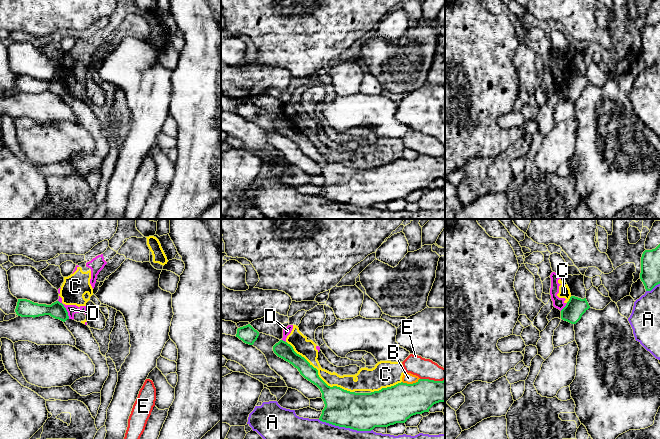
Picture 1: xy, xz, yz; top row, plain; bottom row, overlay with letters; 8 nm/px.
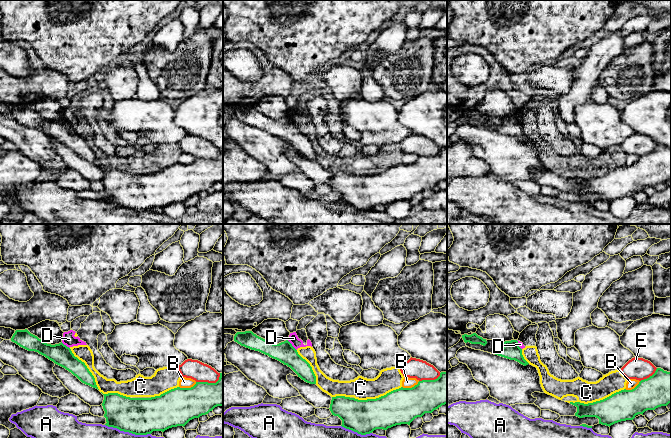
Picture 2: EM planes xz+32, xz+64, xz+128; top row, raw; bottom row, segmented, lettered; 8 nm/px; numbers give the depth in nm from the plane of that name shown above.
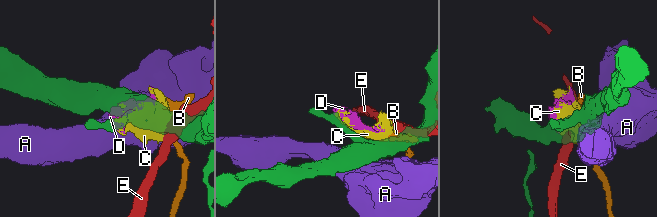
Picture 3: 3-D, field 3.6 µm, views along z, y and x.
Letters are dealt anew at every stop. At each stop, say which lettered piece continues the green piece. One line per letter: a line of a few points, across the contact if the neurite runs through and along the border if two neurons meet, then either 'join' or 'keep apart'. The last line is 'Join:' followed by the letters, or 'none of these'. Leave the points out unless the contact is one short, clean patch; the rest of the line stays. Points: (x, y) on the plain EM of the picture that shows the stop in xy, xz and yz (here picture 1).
A: keep apart
B: keep apart
C: keep apart
D: xy (58, 76), (65, 84), (69, 94) | keep apart
E: keep apart
Join: none of these

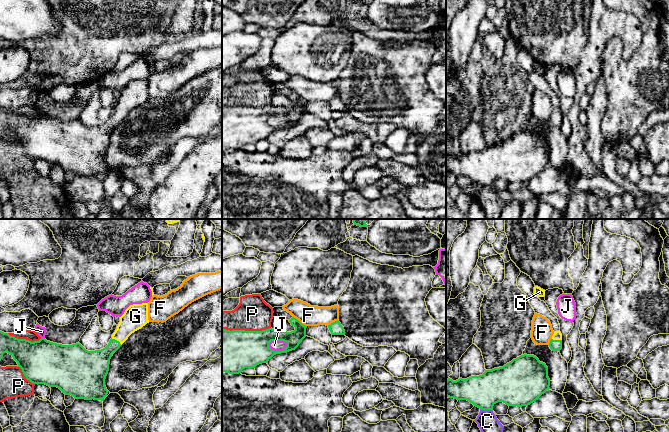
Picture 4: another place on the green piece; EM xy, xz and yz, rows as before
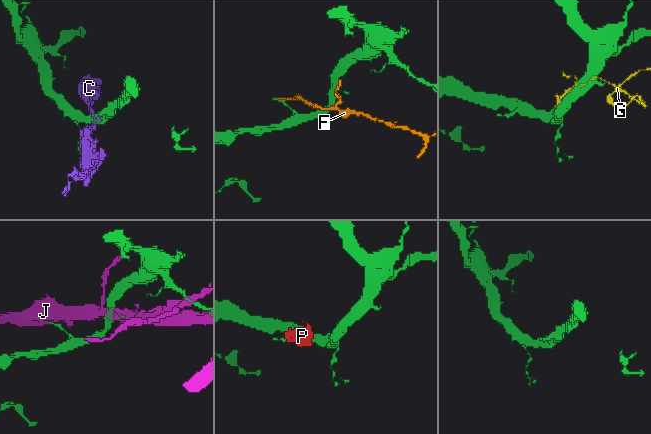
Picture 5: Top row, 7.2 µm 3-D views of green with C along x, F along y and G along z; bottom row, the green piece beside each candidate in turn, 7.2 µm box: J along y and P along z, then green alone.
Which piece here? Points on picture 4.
C: yz (480, 184), (492, 186) | keep apart
F: keep apart
G: xy (95, 139), (116, 116), (135, 92) | join
J: keep apart
P: keep apart
Join: G

